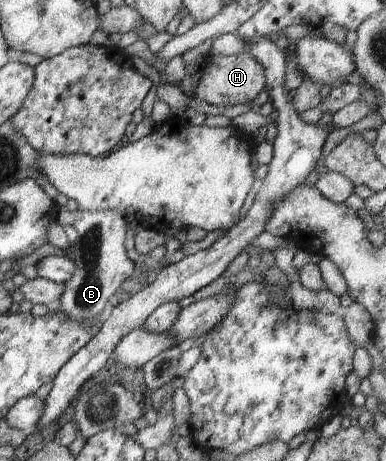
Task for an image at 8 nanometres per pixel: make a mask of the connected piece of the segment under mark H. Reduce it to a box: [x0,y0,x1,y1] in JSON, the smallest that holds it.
[195,53,266,106]

